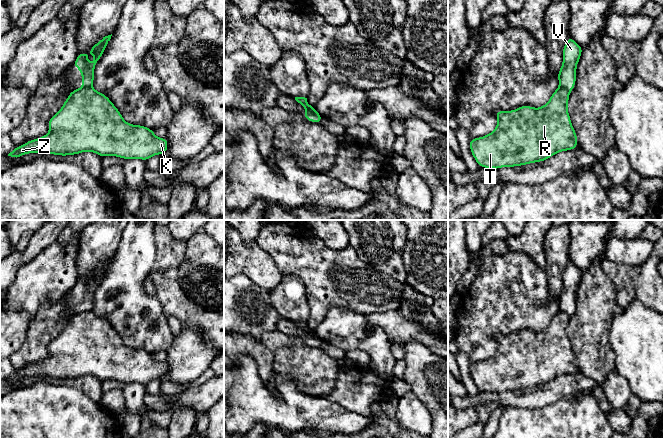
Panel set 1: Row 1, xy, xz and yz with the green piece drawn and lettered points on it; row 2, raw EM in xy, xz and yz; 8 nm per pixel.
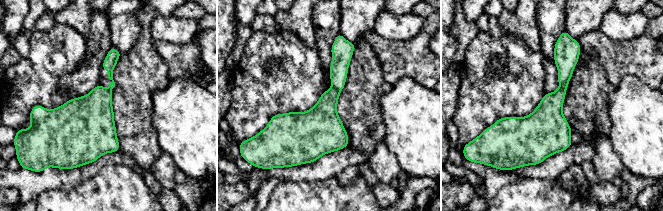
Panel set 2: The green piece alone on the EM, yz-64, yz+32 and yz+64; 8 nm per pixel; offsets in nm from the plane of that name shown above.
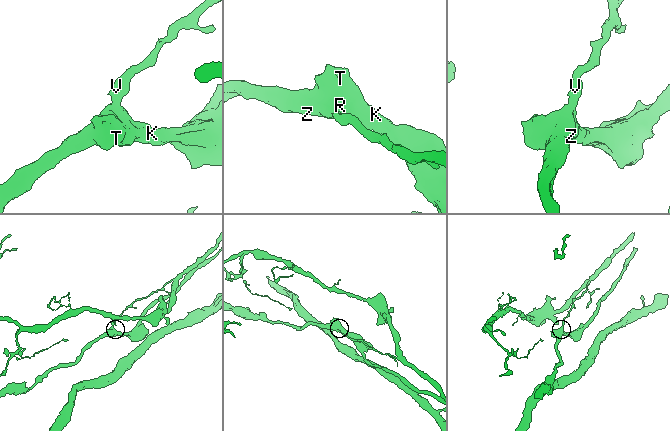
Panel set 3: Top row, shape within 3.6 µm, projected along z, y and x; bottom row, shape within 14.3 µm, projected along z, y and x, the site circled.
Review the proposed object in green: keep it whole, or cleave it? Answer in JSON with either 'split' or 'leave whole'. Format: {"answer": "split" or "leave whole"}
{"answer": "split"}

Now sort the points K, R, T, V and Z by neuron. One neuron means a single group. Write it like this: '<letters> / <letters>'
K R T Z / V

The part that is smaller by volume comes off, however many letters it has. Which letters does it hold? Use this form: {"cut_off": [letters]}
{"cut_off": ["K", "R", "T", "Z"]}

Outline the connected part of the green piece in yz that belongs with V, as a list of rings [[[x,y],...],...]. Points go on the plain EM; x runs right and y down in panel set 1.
[[[568,260],[563,272],[563,287],[557,299],[560,311],[572,315],[576,307],[576,293],[583,271]]]

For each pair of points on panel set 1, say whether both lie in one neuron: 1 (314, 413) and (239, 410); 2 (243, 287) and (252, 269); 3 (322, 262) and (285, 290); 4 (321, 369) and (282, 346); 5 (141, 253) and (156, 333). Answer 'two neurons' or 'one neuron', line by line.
1: one neuron
2: two neurons
3: two neurons
4: one neuron
5: one neuron

